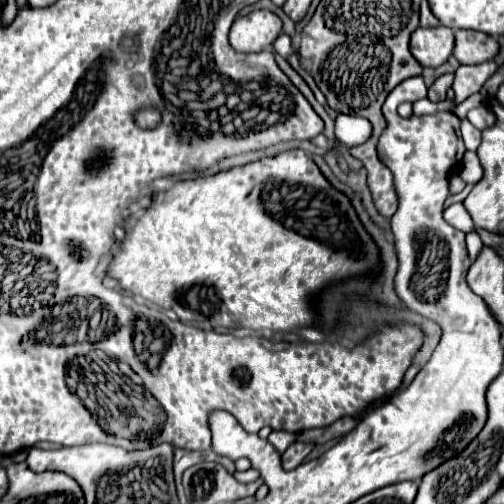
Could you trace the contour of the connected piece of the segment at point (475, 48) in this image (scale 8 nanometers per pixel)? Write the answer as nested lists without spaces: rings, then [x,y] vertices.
[[[469,29],[455,31],[453,55],[457,57],[459,63],[475,65],[475,63],[493,61],[497,53],[499,53],[499,41],[495,37],[481,31],[469,31]]]

